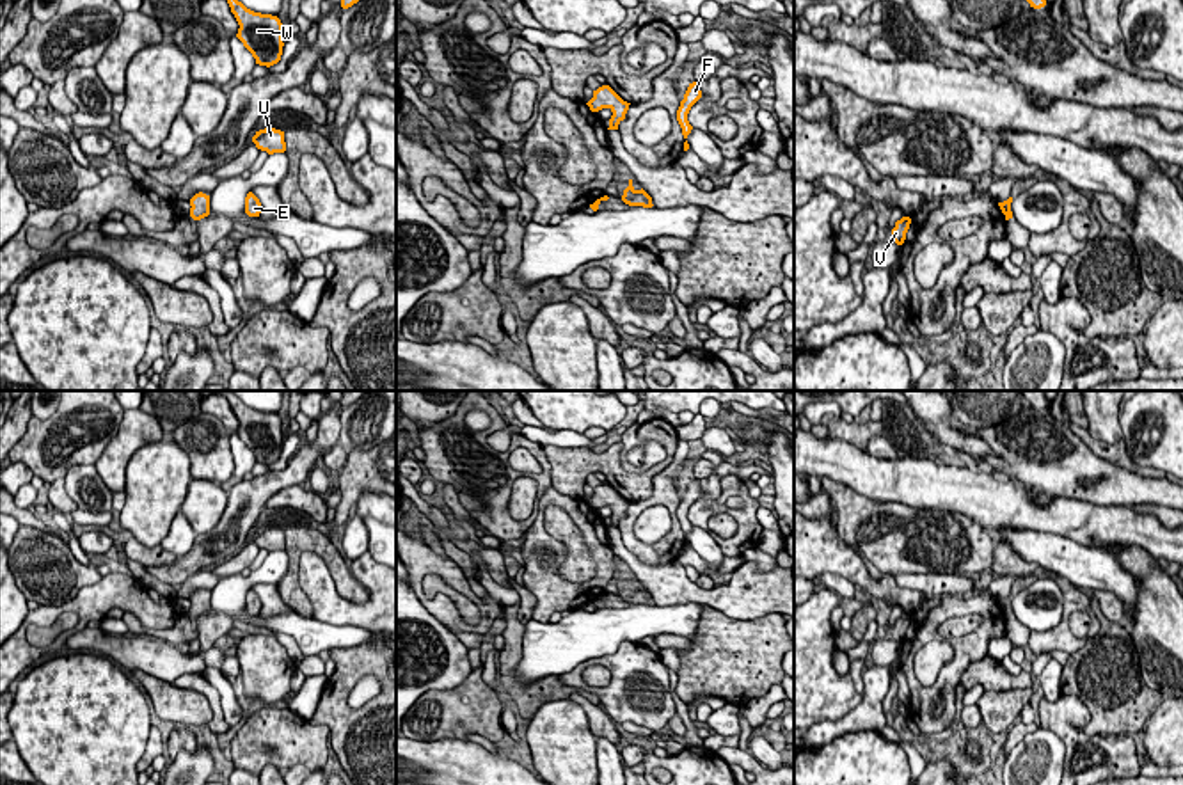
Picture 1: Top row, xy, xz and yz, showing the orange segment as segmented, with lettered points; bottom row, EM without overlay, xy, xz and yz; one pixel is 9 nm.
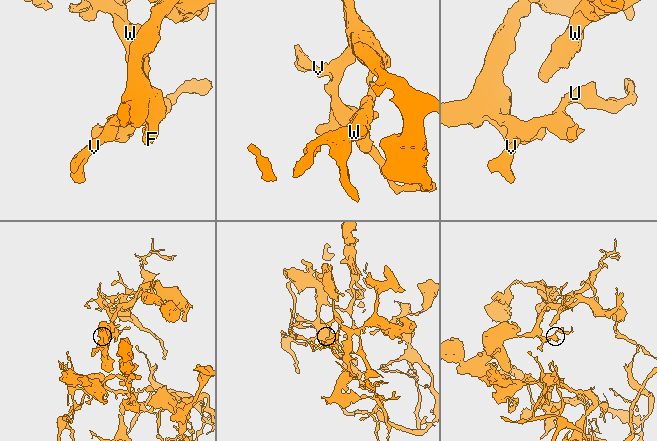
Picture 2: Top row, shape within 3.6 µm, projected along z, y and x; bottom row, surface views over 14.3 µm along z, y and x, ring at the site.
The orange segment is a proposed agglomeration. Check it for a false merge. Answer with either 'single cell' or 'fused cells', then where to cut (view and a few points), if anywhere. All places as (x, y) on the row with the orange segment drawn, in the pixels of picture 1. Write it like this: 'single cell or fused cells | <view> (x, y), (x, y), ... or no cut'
single cell | no cut

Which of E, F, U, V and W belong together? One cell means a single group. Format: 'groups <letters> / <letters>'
groups E F U V W

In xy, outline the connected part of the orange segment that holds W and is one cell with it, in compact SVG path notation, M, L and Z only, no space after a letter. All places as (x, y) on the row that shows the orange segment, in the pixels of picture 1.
M227 0L240 28L236 37L252 53L256 64L274 66L282 55L282 23L277 16L247 9L238 0Z

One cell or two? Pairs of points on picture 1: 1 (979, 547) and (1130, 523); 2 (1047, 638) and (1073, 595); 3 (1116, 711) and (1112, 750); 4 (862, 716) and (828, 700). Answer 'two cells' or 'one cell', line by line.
1: two cells
2: one cell
3: two cells
4: two cells

